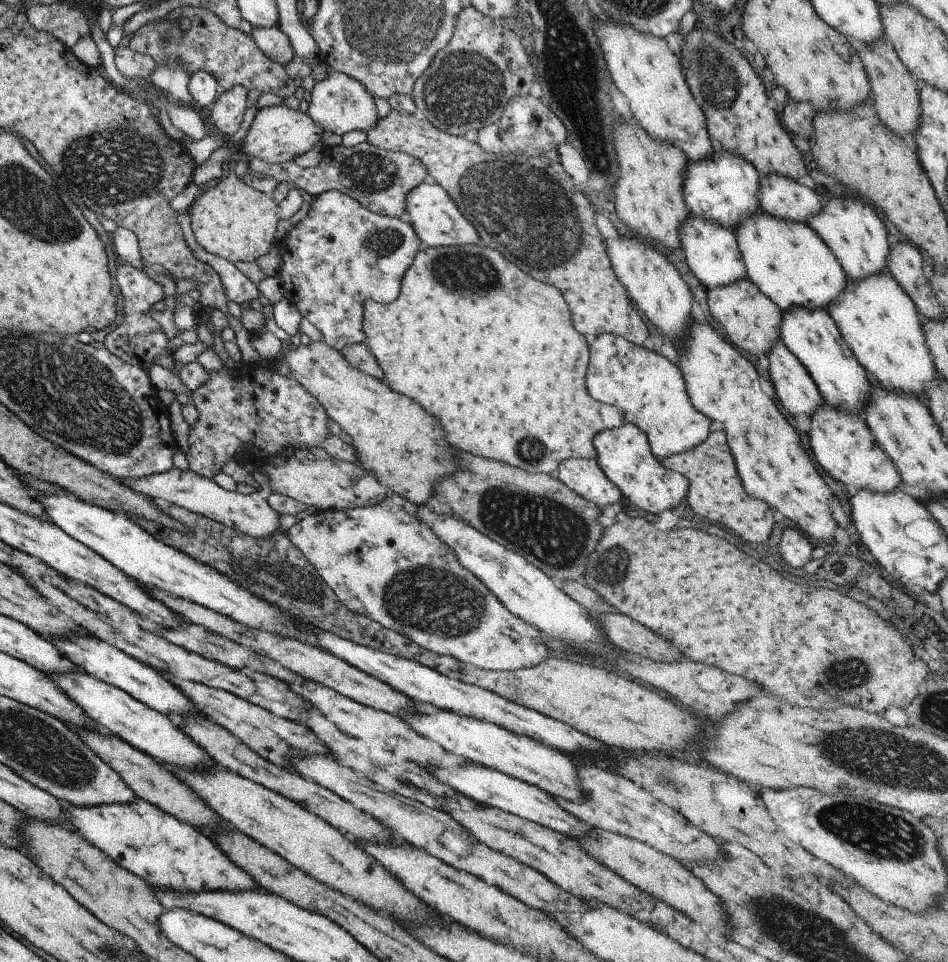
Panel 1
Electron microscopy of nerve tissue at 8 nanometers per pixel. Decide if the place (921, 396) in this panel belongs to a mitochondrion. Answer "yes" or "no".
no

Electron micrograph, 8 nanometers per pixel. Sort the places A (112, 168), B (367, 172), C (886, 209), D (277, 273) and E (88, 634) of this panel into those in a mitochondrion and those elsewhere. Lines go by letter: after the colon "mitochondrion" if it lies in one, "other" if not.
A: mitochondrion
B: mitochondrion
C: other
D: other
E: other

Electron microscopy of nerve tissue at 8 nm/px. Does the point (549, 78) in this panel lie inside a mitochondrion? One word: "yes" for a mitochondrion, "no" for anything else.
no

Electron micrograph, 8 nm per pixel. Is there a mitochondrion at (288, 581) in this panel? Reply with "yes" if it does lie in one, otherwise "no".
yes

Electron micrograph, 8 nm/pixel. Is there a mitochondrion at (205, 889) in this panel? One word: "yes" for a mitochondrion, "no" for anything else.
no

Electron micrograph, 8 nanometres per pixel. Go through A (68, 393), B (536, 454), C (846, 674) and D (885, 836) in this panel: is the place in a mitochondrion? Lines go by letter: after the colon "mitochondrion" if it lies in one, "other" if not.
A: mitochondrion
B: mitochondrion
C: mitochondrion
D: mitochondrion

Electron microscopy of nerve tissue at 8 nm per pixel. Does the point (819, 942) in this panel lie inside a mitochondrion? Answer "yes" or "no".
yes

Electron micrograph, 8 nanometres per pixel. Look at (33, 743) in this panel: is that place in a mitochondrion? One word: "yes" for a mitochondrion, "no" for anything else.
yes

